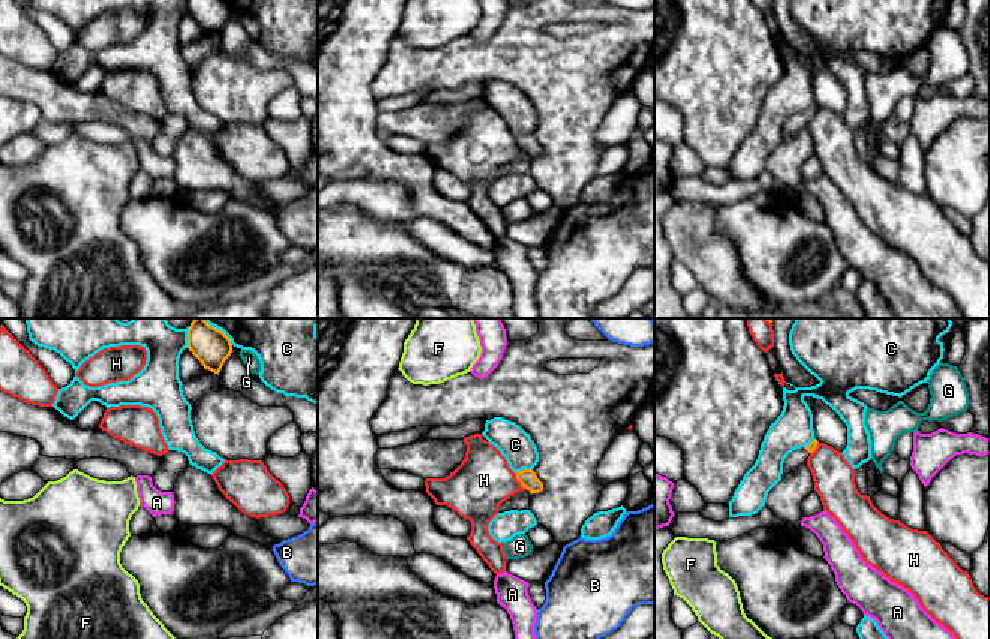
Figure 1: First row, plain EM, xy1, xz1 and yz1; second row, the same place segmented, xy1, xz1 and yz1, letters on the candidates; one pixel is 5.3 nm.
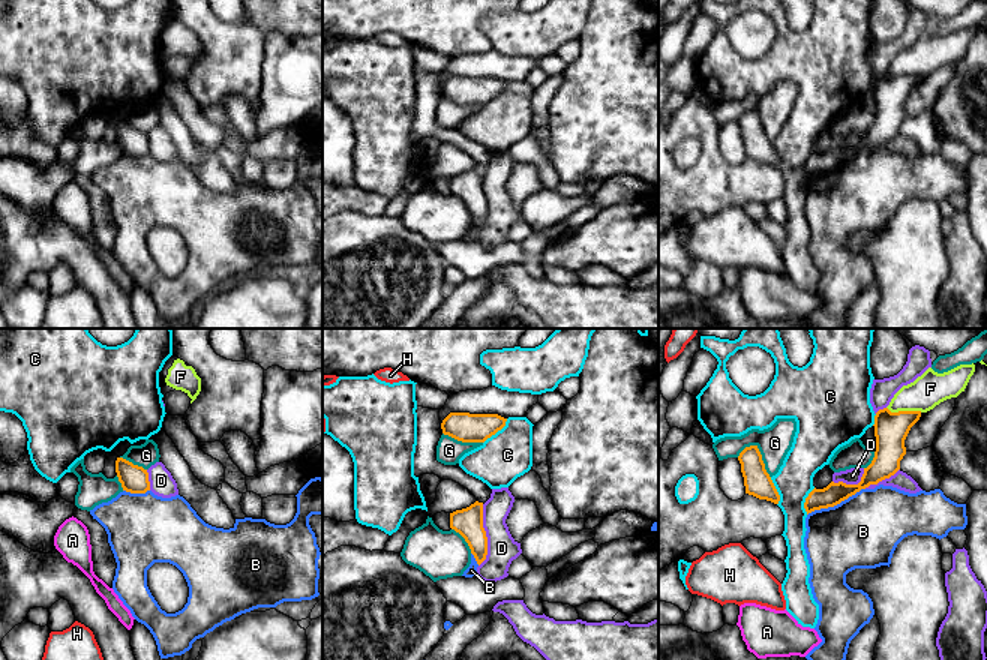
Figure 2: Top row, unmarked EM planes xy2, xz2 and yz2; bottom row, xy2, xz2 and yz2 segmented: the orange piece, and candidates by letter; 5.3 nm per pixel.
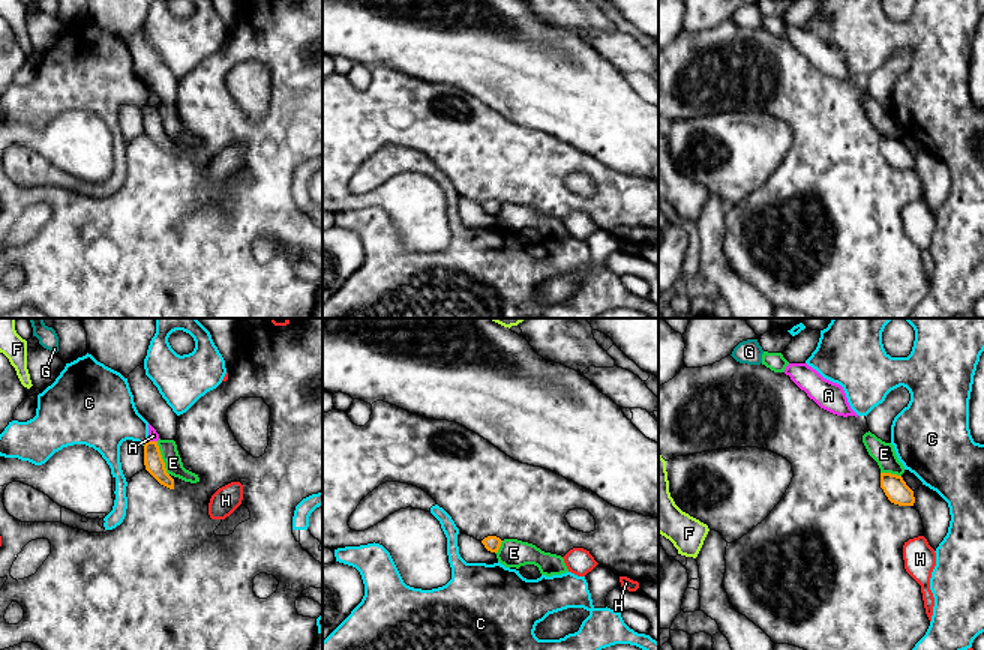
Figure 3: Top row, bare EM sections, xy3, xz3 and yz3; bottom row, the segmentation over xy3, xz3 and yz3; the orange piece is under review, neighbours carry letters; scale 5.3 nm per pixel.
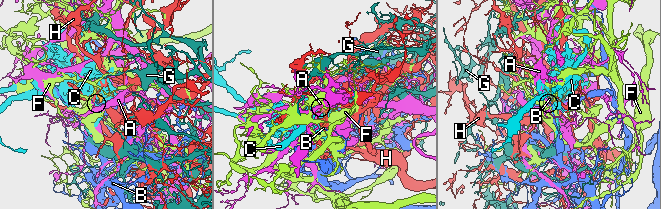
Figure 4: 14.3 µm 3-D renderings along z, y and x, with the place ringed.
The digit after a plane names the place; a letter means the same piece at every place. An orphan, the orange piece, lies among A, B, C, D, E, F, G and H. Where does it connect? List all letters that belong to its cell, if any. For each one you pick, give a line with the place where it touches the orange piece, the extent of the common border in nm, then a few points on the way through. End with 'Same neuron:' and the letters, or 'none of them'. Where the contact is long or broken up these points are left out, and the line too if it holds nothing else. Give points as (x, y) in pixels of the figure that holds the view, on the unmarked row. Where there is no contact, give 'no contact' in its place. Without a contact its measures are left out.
Same neuron: none of them

